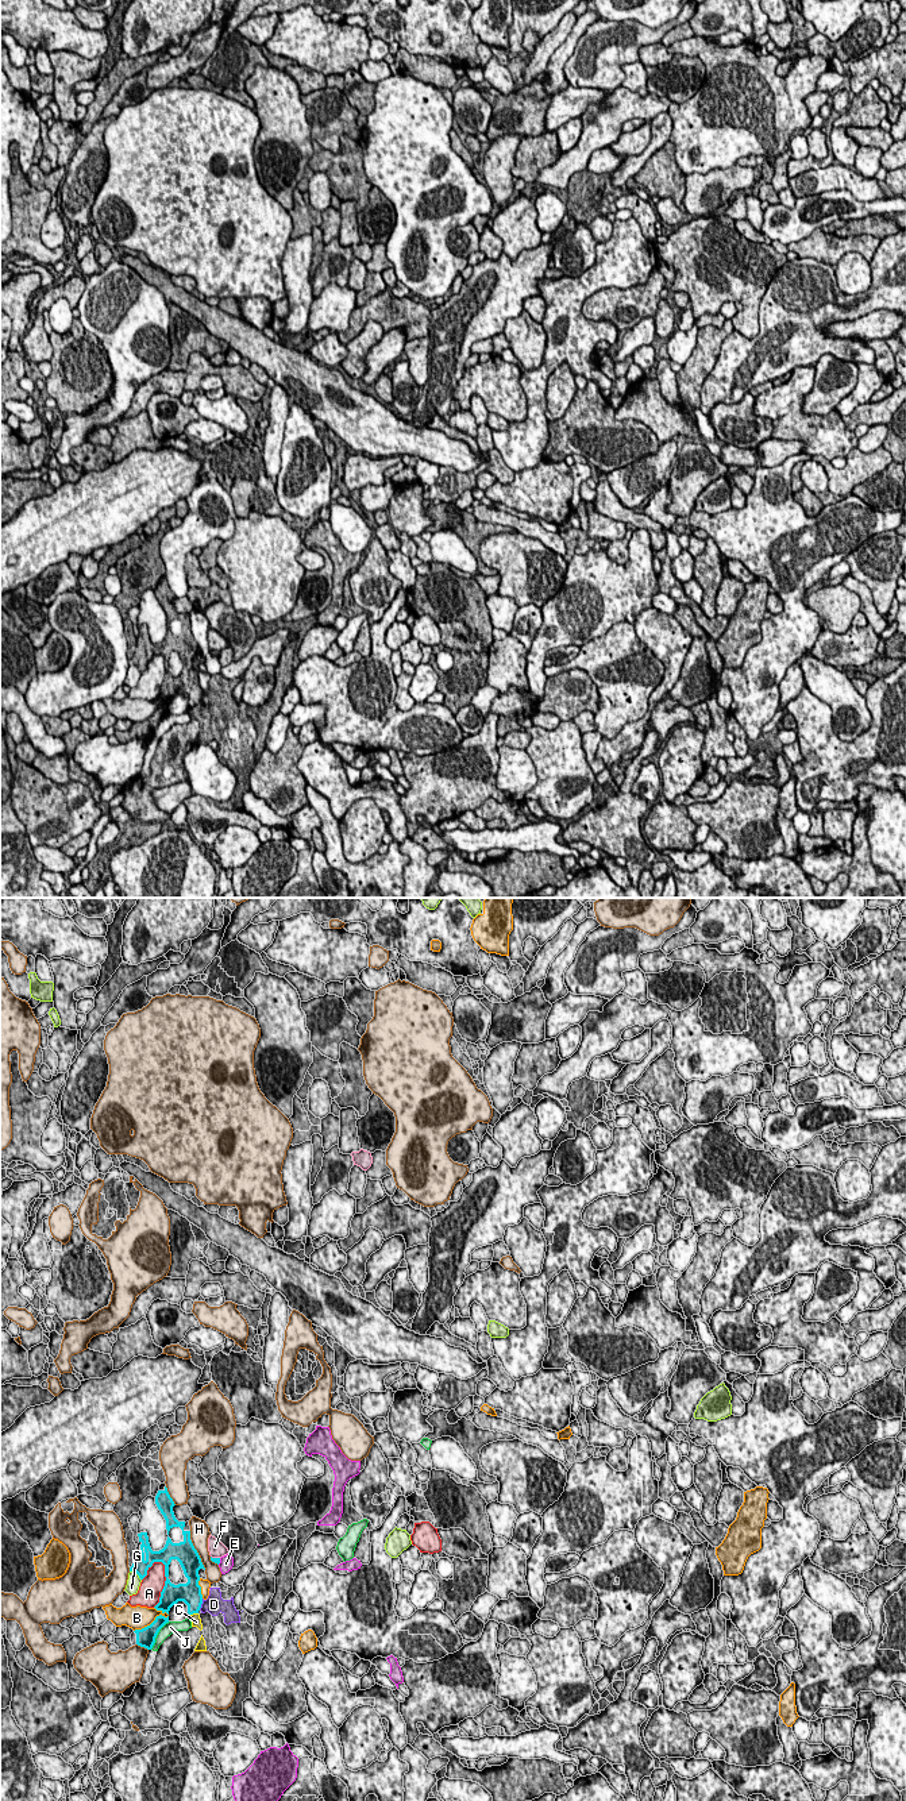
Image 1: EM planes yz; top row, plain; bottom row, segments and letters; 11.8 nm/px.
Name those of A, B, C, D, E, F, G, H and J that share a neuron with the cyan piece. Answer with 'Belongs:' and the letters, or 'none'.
Belongs: none

